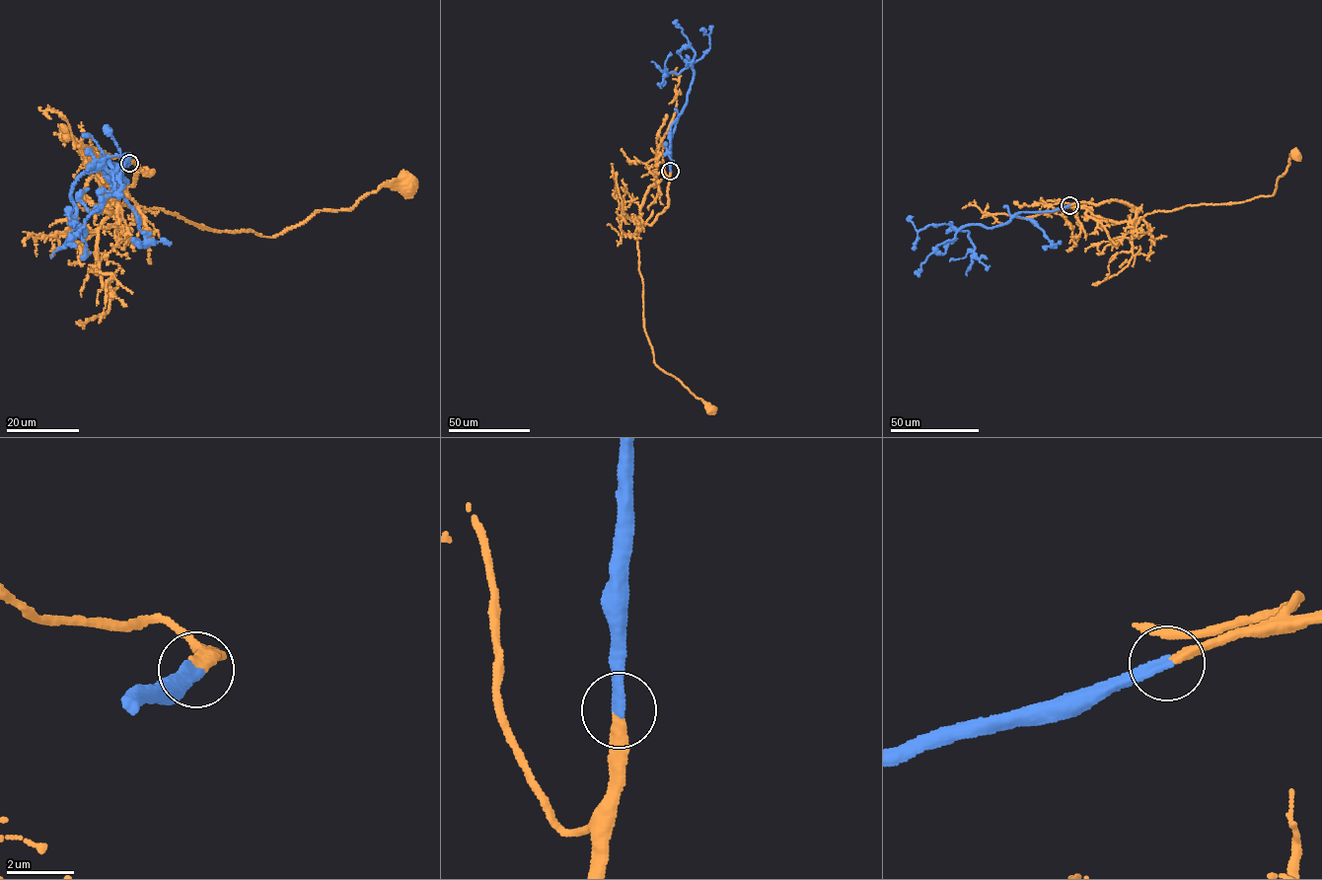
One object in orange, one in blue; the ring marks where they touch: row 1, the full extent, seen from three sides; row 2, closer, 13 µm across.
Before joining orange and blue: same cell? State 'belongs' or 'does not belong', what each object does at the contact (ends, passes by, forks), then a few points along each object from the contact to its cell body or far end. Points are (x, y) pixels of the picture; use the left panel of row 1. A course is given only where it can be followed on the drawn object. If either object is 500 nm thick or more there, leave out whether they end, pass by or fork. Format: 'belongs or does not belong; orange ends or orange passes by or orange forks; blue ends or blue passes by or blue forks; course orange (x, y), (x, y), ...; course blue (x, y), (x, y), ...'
belongs; orange ends; blue ends; course orange (129, 163), (152, 172), (114, 194), (116, 212), (155, 208), (274, 237), (408, 183); course blue (129, 163), (105, 155), (125, 181), (117, 166), (83, 173), (71, 197), (74, 227)

